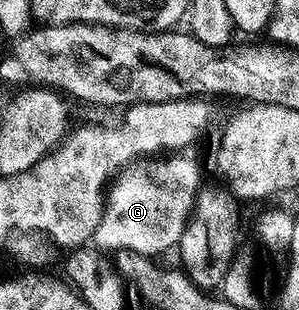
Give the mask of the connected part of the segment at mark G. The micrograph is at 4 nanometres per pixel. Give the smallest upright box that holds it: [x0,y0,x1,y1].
[93,153,194,257]

